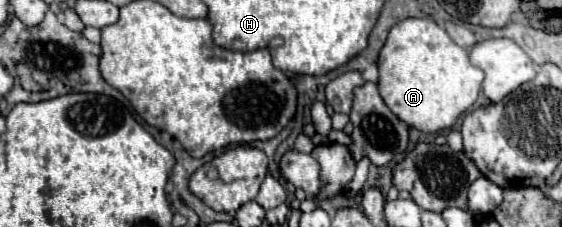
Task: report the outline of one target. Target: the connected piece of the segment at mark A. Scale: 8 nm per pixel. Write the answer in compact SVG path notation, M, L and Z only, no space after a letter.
M406 18L386 38L378 58L378 90L390 110L408 126L436 134L450 130L478 98L484 74L470 64L468 52L430 18Z

